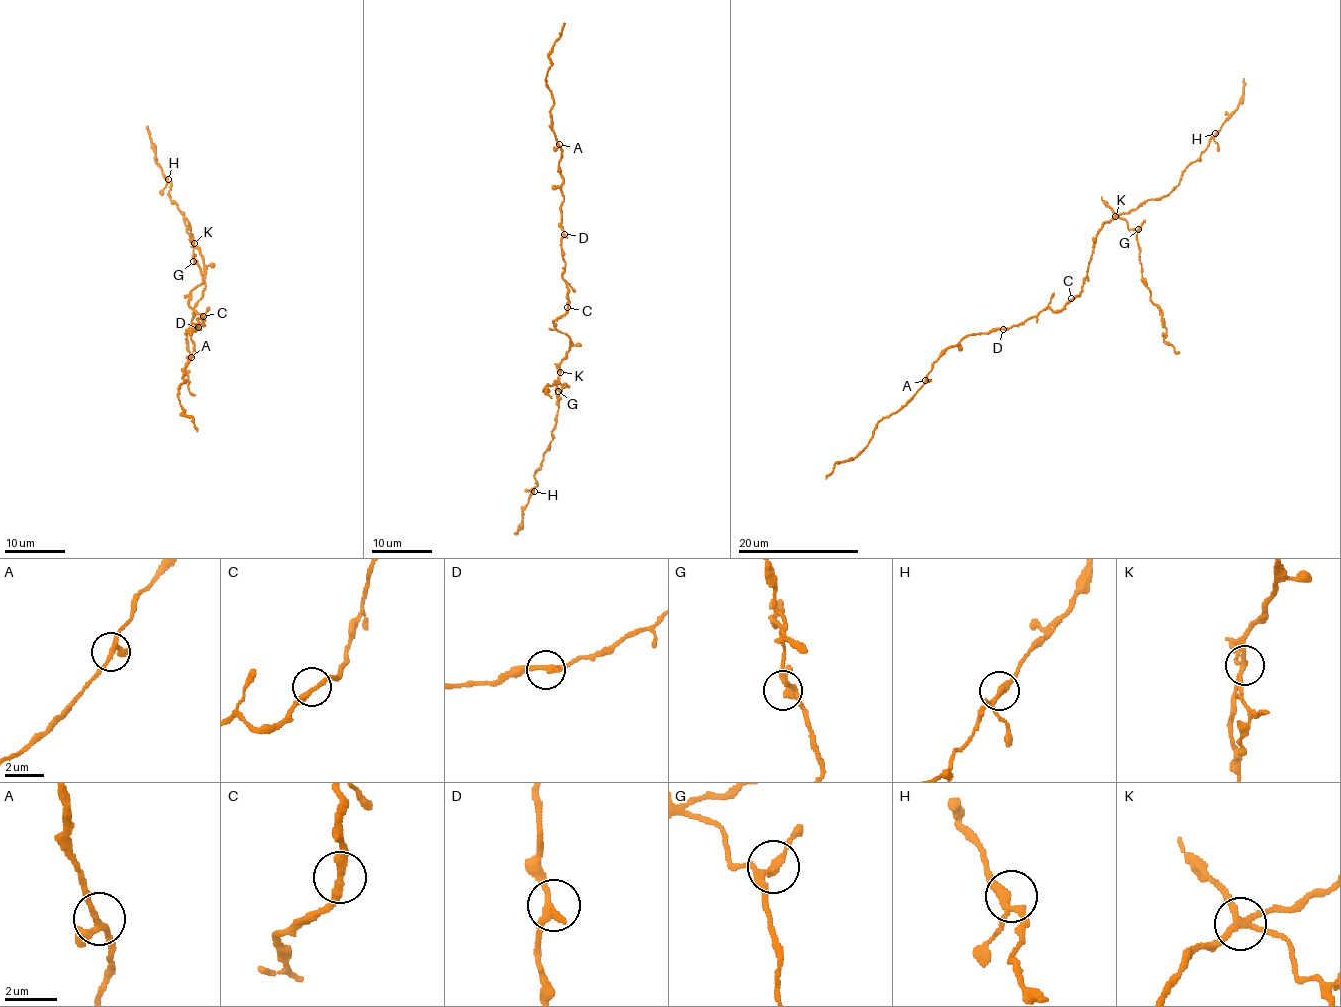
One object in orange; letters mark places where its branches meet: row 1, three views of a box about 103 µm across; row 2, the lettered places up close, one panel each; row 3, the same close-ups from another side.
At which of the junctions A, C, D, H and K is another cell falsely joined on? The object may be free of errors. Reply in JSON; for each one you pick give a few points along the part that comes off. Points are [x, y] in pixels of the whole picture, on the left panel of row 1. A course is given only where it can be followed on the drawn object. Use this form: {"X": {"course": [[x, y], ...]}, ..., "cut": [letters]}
{"K": {"course": [[193, 242], [194, 257], [205, 285], [187, 327], [189, 359], [185, 366], [189, 390], [195, 396]]}, "cut": ["K"]}

